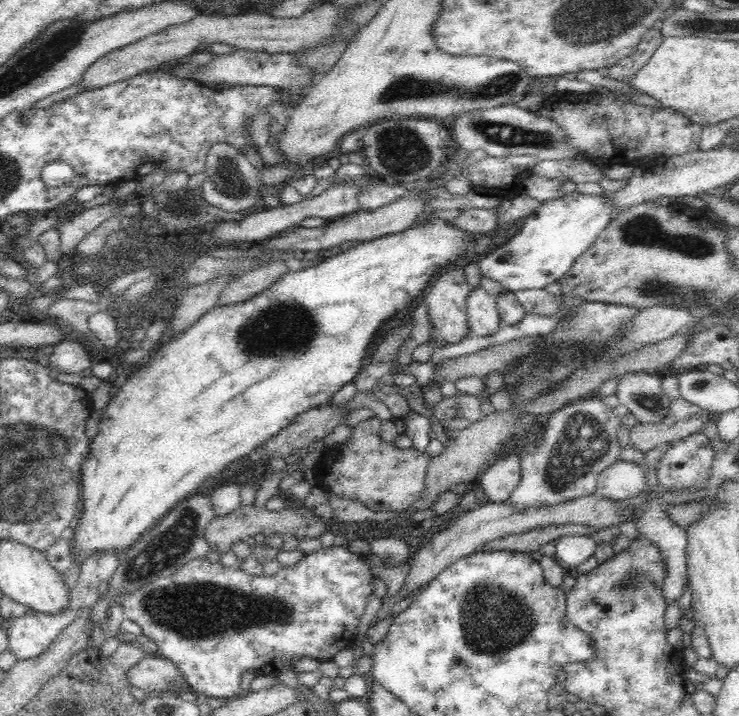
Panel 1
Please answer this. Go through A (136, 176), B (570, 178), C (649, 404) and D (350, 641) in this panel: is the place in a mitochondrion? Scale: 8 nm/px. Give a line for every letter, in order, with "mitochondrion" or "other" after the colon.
A: other
B: other
C: mitochondrion
D: other

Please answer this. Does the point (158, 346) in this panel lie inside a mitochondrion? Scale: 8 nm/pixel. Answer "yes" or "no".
no

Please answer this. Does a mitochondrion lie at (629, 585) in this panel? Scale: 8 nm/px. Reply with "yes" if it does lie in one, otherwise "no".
yes

